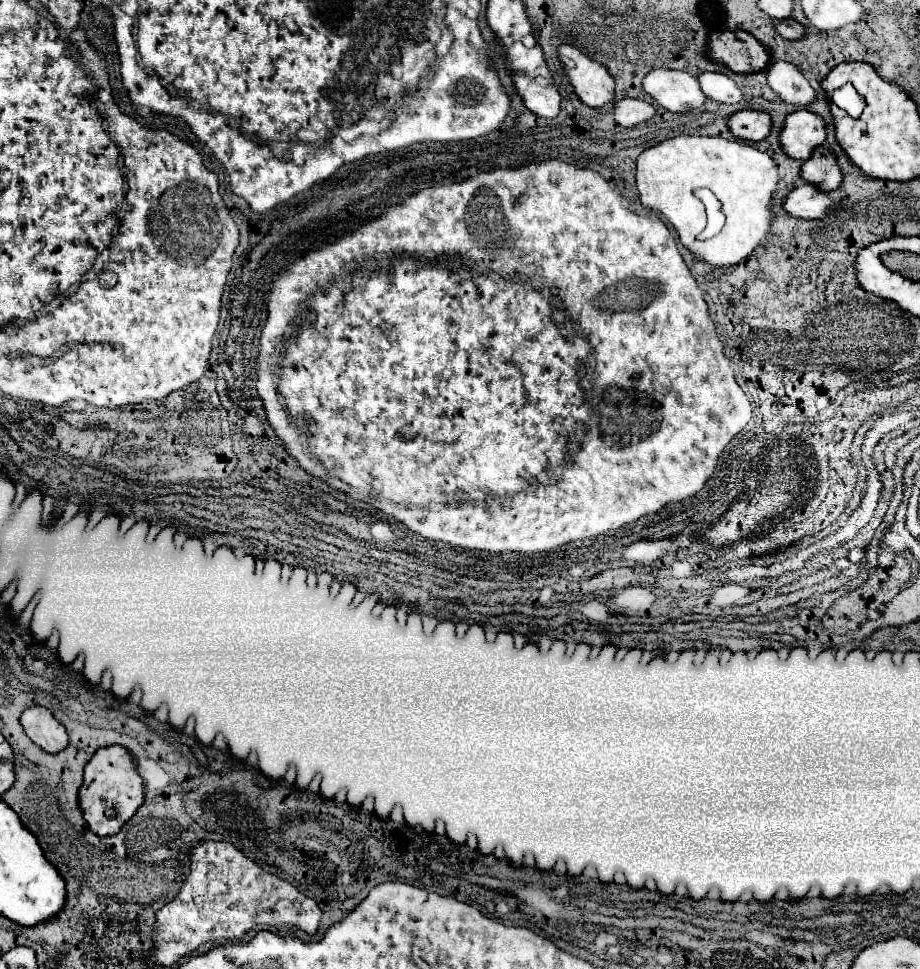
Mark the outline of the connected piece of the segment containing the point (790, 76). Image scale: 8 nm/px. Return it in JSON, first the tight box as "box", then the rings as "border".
{"box":[767,60,817,106],"border":[[[777,60],[767,68],[767,84],[785,100],[799,106],[809,106],[817,100],[817,92],[811,88],[803,72],[791,64]]]}

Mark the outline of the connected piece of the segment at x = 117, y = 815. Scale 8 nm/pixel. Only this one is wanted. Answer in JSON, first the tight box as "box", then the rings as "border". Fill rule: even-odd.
{"box":[79,746,145,836],"border":[[[107,746],[93,754],[85,766],[85,780],[79,788],[79,806],[89,828],[97,836],[113,836],[145,802],[143,778],[137,772],[135,758],[123,746]]]}

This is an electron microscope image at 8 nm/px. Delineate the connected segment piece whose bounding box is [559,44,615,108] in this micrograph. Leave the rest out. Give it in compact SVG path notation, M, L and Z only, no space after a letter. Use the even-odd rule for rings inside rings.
M565 44L559 48L559 58L565 64L565 74L569 76L575 94L591 108L601 108L615 98L615 80L599 64L597 60L591 60L585 52L581 52L577 46Z

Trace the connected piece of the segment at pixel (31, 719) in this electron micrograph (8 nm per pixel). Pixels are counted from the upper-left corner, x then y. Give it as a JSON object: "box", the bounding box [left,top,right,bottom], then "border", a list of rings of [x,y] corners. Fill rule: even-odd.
{"box":[21,706,69,754],"border":[[[43,706],[27,708],[21,714],[21,724],[27,736],[49,754],[57,754],[59,750],[65,750],[65,746],[69,744],[69,736],[63,724],[53,716],[51,710]]]}

